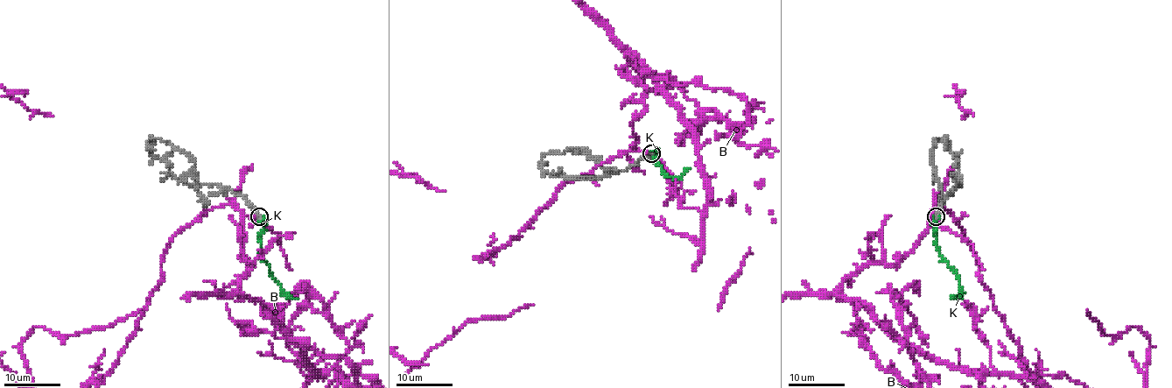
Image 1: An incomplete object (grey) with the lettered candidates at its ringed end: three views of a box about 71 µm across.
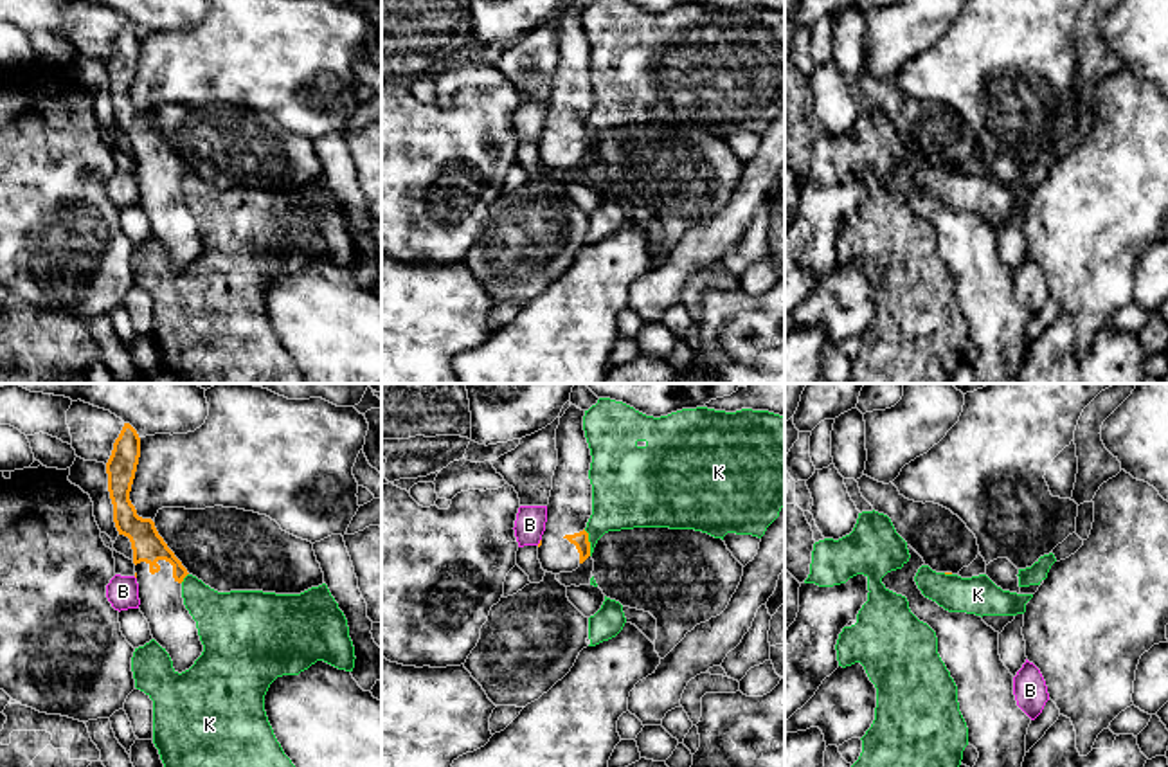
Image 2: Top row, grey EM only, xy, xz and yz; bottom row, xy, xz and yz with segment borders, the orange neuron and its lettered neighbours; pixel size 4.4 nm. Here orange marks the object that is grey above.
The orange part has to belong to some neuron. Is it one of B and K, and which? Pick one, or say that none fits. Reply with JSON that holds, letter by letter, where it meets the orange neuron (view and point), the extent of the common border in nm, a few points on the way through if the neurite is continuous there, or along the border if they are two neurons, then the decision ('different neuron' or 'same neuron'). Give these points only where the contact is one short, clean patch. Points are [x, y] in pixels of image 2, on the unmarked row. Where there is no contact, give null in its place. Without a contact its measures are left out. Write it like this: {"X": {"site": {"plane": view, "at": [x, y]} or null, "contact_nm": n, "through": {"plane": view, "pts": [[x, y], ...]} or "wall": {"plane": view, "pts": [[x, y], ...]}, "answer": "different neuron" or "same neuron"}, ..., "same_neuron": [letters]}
{"B": {"site": {"plane": "xz", "at": [540, 139]}, "contact_nm": 40, "wall": {"plane": "xz", "pts": [[540, 135], [537, 141]]}, "answer": "different neuron"}, "K": {"site": {"plane": "xz", "at": [589, 139]}, "contact_nm": 120, "wall": {"plane": "xz", "pts": [[584, 126], [591, 152]]}, "answer": "different neuron"}, "same_neuron": []}

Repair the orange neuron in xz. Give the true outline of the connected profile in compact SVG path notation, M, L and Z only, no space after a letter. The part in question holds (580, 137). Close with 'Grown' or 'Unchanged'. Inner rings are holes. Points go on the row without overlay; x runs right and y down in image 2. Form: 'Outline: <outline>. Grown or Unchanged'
Outline: M571 0L556 25L558 63L538 140L542 166L572 169L590 153L587 119L592 112L590 45L583 27L585 7Z. Grown

